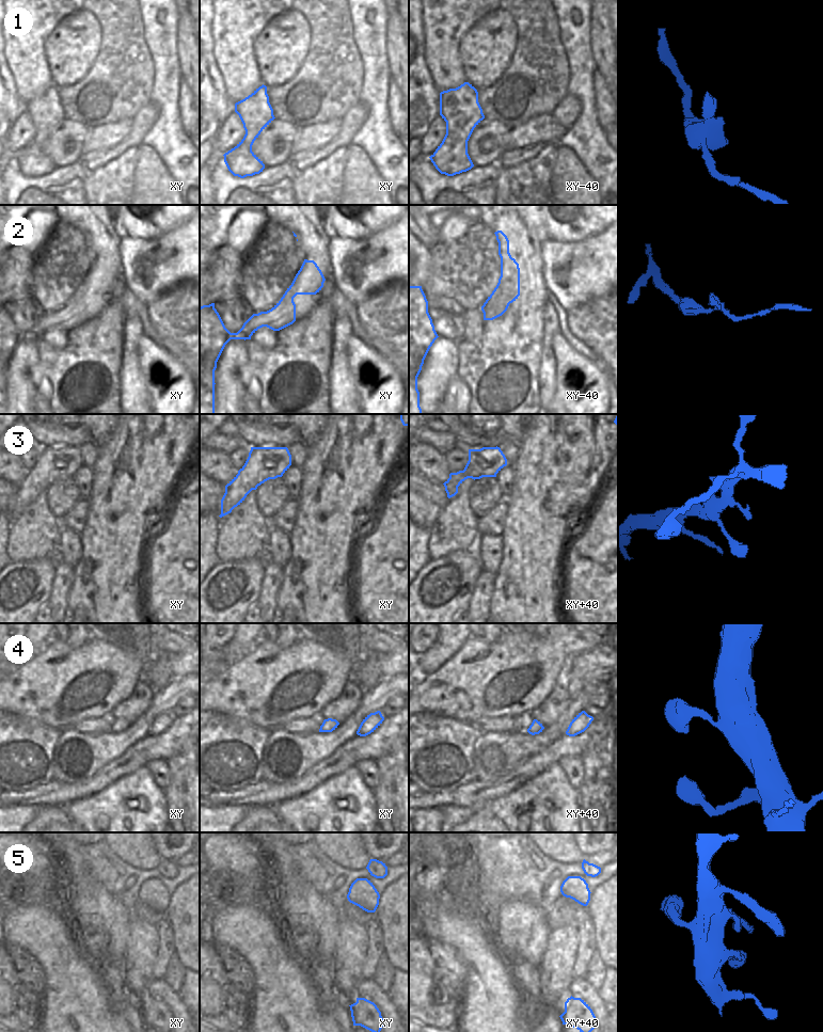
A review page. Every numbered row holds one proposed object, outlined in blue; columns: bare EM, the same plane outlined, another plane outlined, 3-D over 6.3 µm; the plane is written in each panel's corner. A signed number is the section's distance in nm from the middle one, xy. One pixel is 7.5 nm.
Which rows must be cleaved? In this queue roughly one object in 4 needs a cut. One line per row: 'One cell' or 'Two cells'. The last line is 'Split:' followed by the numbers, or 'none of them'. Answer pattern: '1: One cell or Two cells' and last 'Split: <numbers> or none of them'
1: One cell
2: One cell
3: One cell
4: One cell
5: One cell
Split: none of them

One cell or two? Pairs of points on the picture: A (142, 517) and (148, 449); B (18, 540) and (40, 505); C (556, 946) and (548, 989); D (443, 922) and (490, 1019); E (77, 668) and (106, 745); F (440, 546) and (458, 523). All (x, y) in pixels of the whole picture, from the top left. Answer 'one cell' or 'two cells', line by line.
A: one cell
B: one cell
C: one cell
D: one cell
E: two cells
F: one cell

